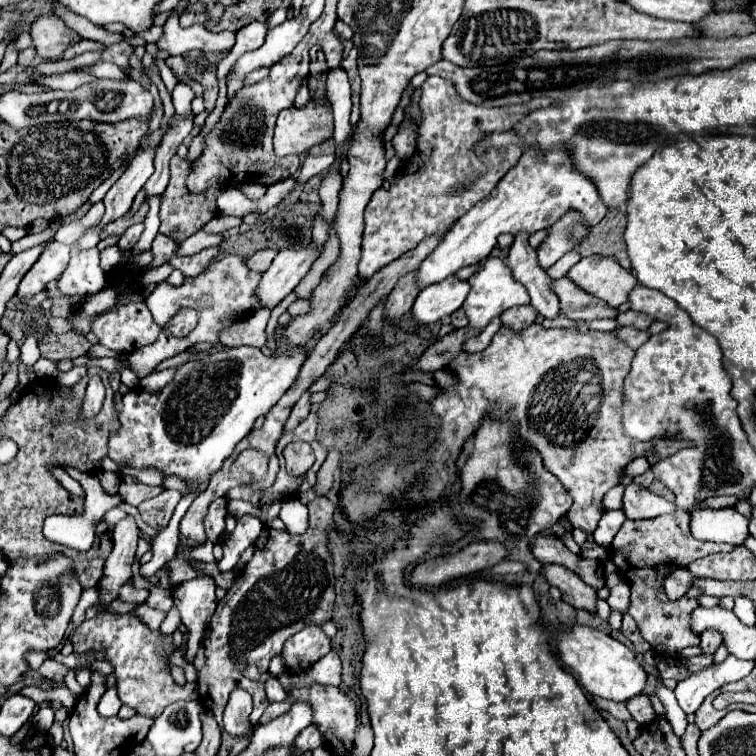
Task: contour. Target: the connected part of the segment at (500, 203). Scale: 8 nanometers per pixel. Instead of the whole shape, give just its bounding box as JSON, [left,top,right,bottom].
[414,148,606,290]

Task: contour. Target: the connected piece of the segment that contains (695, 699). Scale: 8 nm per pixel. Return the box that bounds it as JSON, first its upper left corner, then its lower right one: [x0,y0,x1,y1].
[674,654,754,714]

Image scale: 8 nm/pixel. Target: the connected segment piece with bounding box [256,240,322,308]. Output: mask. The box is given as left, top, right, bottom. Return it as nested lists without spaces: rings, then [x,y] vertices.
[[[308,244],[308,248],[286,248],[280,250],[272,266],[264,272],[258,286],[258,298],[264,308],[274,308],[284,296],[288,296],[298,282],[312,270],[312,264],[322,254],[318,244]]]

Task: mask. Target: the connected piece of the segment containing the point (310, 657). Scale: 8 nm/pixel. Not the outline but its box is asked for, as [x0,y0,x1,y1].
[282,624,332,674]

